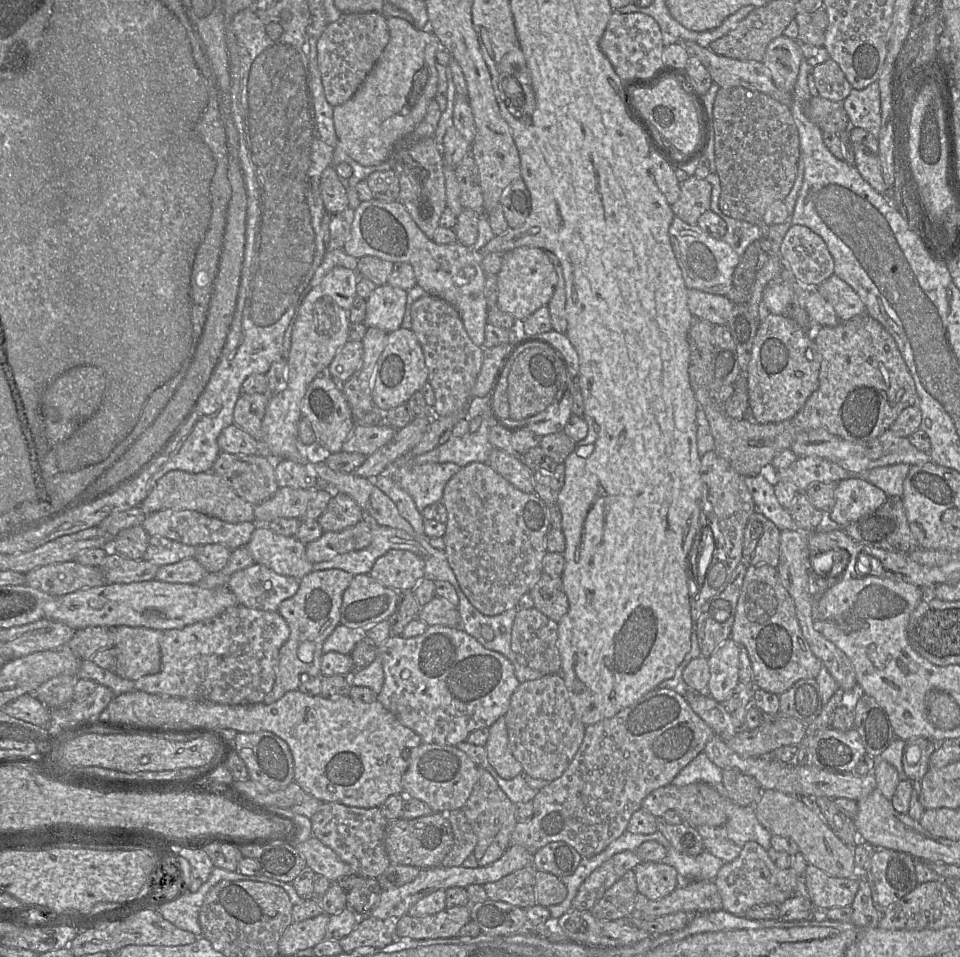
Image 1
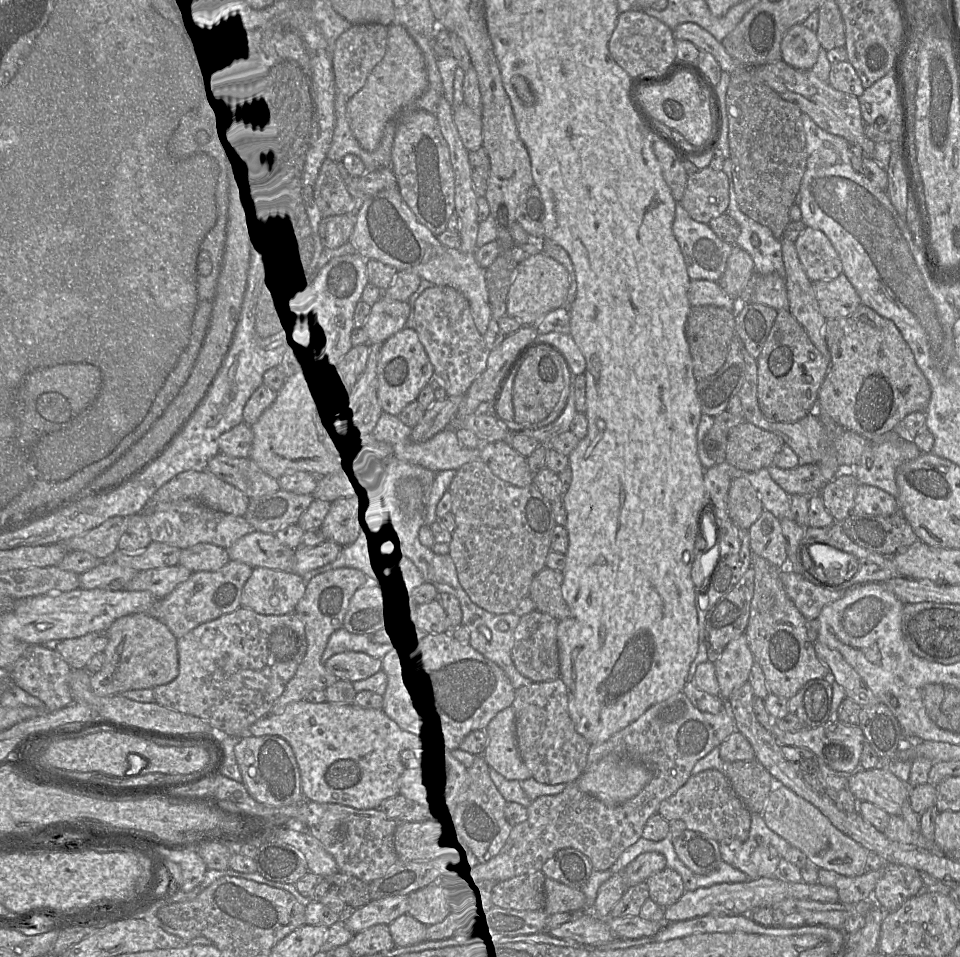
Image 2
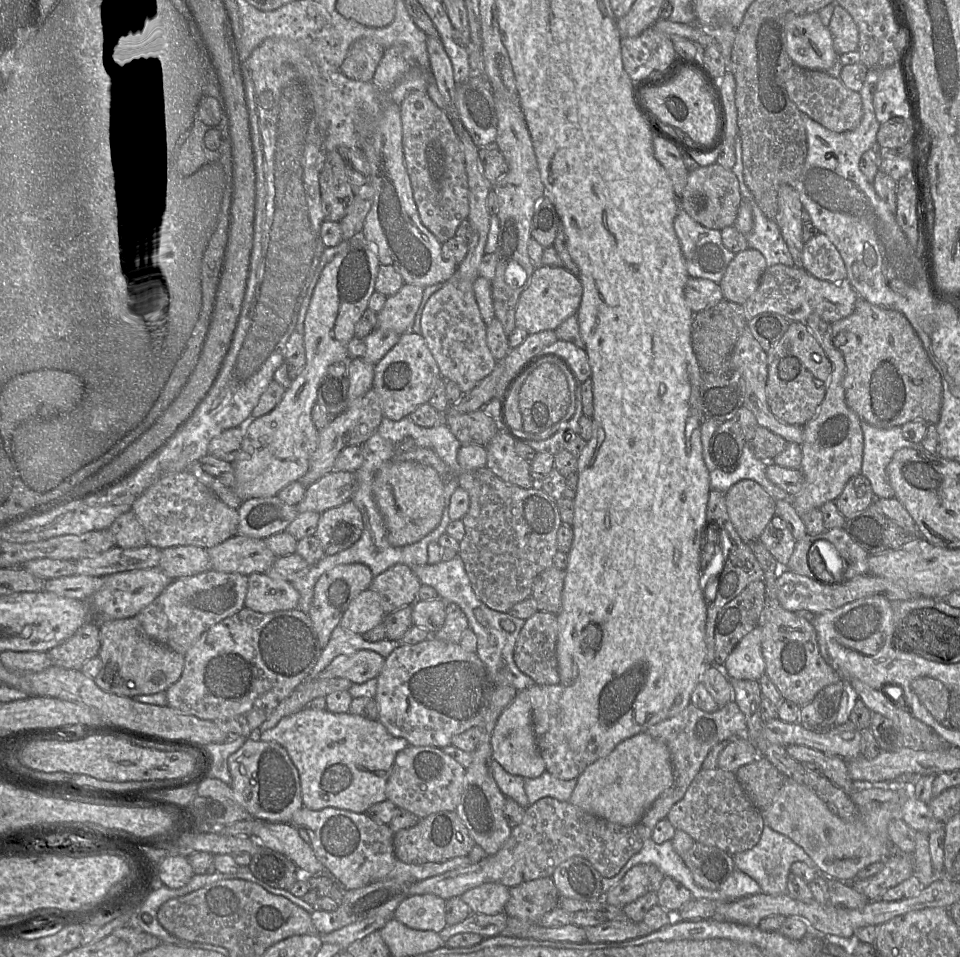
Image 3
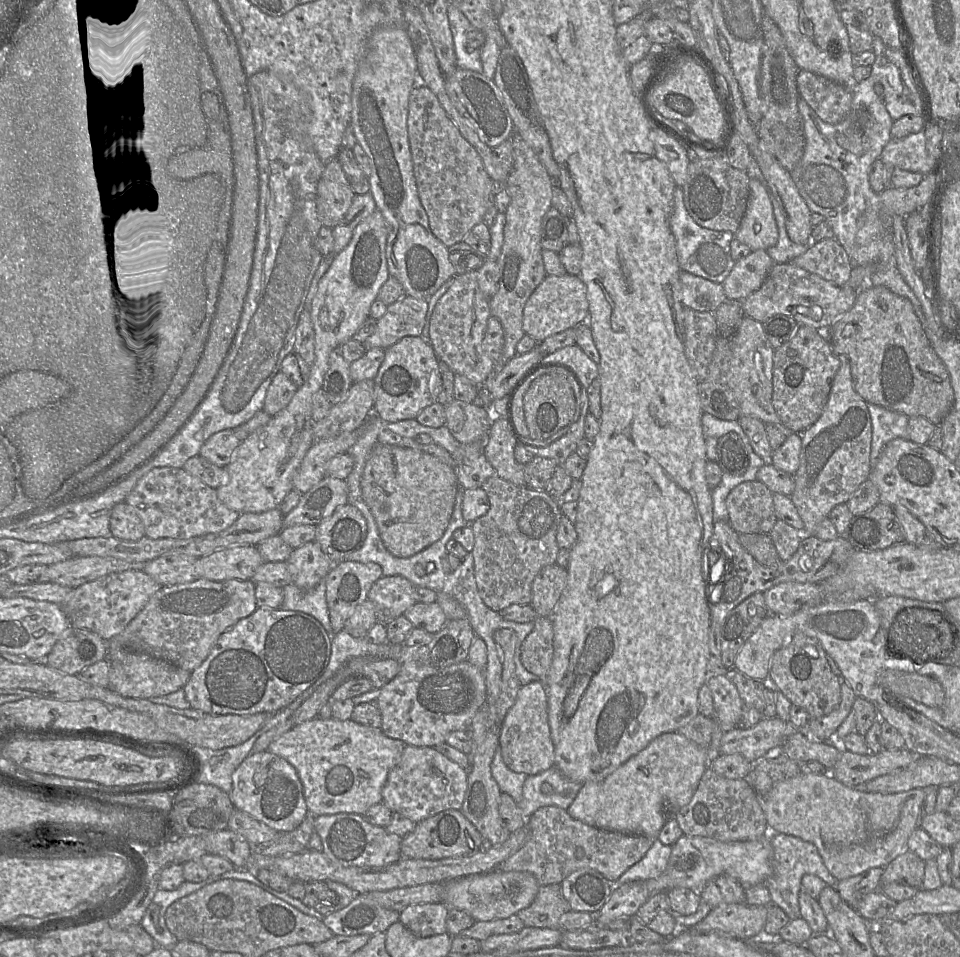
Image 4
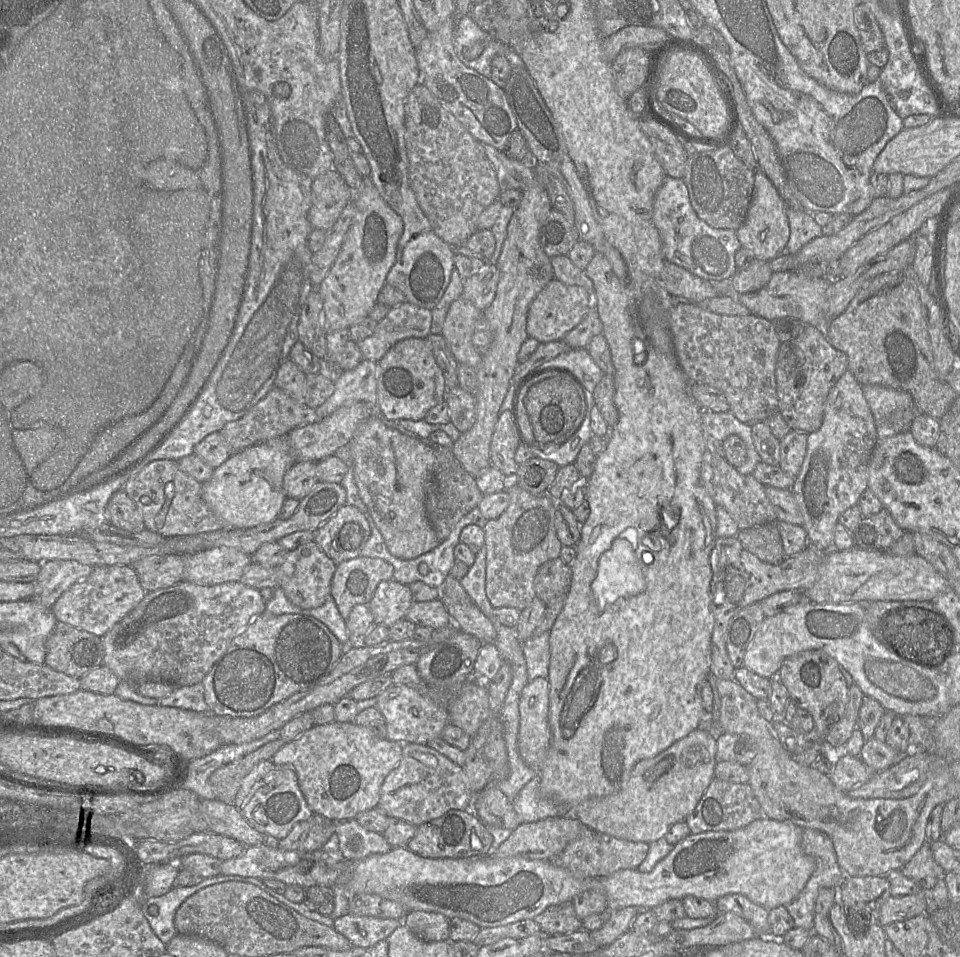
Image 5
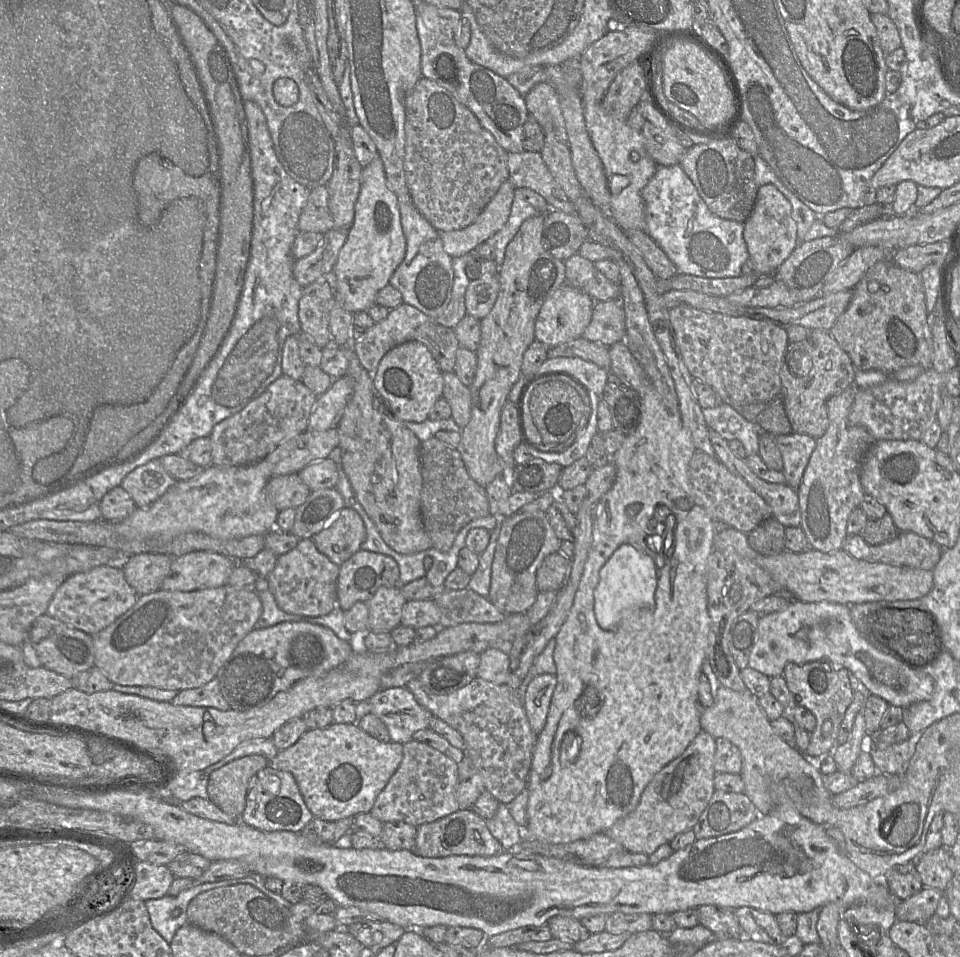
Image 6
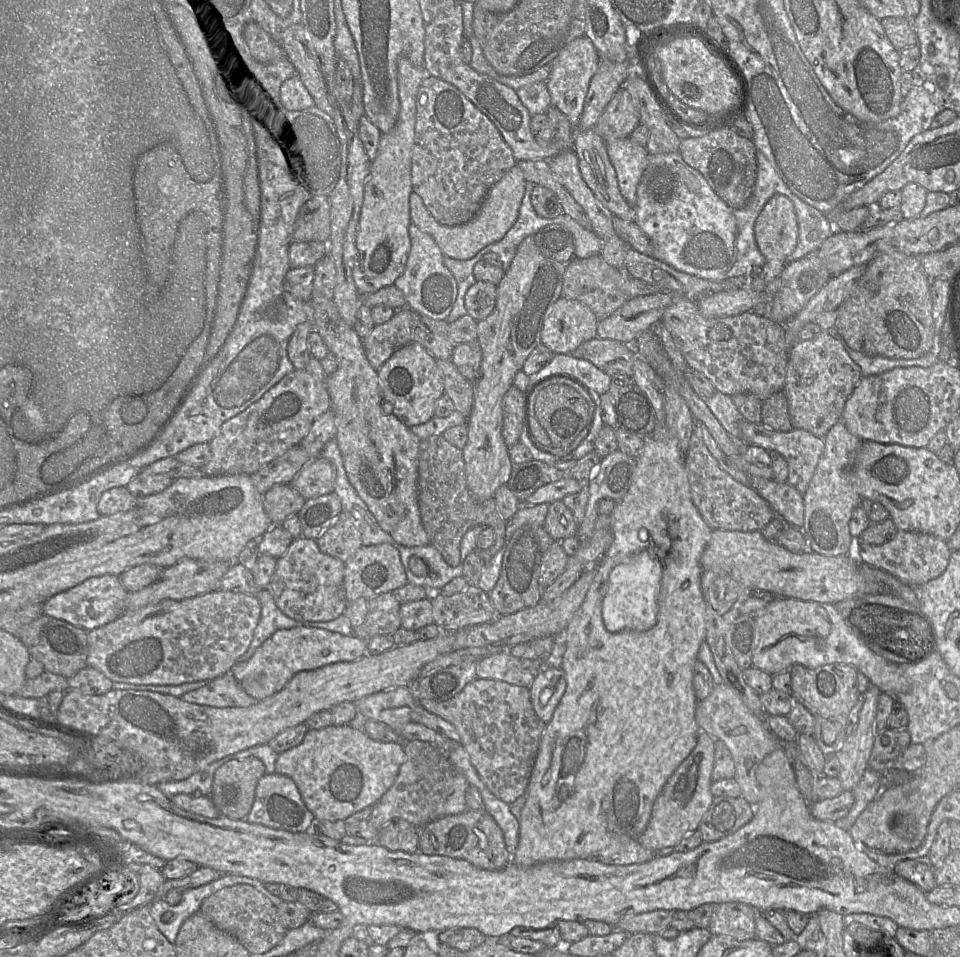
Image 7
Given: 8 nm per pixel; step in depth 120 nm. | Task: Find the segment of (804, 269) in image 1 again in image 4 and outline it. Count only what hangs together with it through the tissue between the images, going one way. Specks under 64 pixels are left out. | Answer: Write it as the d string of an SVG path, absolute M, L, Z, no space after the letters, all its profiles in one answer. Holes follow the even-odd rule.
M836 239L811 243L806 252L788 262L819 275L838 286L845 285L851 275L851 261Z

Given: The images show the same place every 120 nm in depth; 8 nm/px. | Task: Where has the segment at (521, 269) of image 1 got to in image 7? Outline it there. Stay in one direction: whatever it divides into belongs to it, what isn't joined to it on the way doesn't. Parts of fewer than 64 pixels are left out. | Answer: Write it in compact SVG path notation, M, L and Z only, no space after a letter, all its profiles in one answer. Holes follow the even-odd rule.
M561 296L544 320L541 344L554 354L571 354L583 342L597 337L597 322L589 307Z

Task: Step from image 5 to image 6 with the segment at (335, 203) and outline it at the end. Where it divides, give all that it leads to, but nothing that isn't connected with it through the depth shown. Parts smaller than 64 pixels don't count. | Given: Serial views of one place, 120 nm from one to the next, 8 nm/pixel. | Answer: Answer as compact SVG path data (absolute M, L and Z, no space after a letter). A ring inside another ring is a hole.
M327 185L311 189L310 196L298 221L299 232L325 234L334 228L334 219L329 208L330 193Z

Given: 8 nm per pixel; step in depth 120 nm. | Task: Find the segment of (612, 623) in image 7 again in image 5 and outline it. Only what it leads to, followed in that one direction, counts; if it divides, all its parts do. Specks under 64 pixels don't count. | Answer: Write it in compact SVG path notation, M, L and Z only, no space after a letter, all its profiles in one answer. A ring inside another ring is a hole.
M618 535L612 542L611 547L601 554L597 574L591 583L591 590L596 604L605 606L621 597L633 596L644 592L646 589L646 579L639 560L636 556L631 541Z

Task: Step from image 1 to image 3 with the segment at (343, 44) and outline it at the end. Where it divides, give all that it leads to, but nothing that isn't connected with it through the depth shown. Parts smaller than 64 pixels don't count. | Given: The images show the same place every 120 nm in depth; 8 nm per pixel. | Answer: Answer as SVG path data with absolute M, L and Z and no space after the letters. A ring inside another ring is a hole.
M370 38L356 40L348 50L341 65L342 73L353 80L372 80L385 49Z

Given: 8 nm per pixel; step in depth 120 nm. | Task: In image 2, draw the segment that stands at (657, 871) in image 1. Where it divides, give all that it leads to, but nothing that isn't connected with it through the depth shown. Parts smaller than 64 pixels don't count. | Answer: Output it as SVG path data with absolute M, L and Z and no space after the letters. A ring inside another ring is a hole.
M668 867L651 875L646 884L650 898L664 909L676 903L686 891L682 877Z

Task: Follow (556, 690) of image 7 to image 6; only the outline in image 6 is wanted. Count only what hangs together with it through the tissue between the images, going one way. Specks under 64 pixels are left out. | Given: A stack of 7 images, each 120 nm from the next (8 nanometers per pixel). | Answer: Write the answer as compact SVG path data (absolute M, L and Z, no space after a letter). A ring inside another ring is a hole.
M553 674L536 675L528 684L524 695L524 706L529 724L536 735L543 730L550 702L557 684Z

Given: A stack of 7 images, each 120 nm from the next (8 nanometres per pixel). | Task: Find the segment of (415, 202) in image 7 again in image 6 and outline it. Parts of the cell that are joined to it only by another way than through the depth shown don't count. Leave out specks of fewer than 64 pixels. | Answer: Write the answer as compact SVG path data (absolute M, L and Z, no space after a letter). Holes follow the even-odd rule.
M506 179L472 224L460 230L439 231L445 252L452 258L461 257L498 232L510 215L515 189Z

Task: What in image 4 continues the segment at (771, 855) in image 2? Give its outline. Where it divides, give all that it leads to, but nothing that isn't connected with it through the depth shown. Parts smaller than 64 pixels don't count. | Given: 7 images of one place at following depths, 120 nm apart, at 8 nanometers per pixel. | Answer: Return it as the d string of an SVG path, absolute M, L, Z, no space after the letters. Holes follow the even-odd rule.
M770 832L769 837L773 848L773 874L766 879L764 885L769 891L771 904L782 909L790 920L799 918L801 917L799 893L801 880L805 874L818 876L835 890L839 881L829 872L814 844L783 833Z

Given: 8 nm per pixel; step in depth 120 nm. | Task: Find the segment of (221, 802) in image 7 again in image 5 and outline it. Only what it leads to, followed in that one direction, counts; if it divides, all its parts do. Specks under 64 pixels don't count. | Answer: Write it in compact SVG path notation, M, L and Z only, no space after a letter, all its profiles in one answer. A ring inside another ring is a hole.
M279 738L259 747L242 758L216 769L209 777L216 799L233 804L242 779L262 760L271 760L273 755L285 744Z

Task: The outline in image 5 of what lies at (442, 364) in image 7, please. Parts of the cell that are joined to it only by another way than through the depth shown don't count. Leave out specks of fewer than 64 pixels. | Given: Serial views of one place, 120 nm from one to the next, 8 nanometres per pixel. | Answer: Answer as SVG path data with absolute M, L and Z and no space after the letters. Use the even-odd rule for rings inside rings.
M459 386L446 390L445 399L452 423L460 433L467 432L476 421L475 397Z

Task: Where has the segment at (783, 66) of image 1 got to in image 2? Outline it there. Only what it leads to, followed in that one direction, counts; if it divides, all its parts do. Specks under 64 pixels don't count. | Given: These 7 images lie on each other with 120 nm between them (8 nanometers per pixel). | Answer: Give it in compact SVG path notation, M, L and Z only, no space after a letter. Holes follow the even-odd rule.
M796 24L781 42L781 60L795 69L811 70L821 49L816 32L803 24Z

